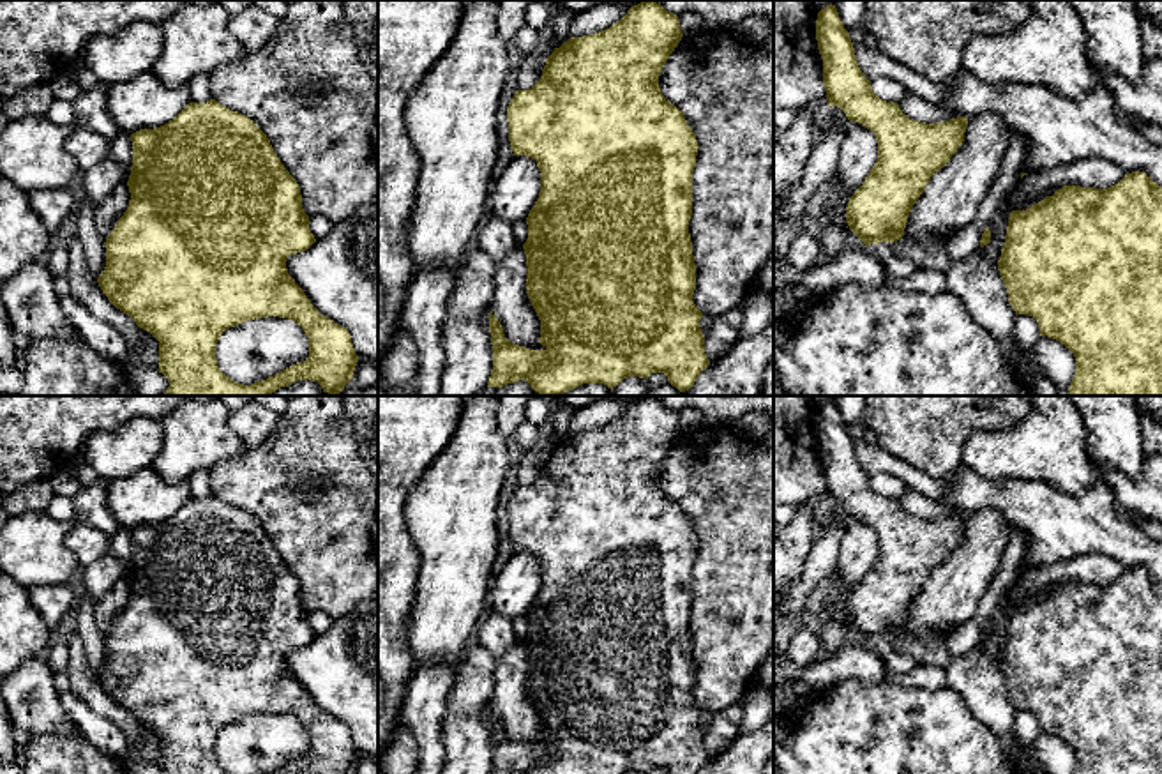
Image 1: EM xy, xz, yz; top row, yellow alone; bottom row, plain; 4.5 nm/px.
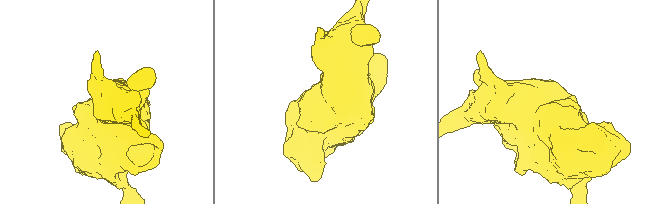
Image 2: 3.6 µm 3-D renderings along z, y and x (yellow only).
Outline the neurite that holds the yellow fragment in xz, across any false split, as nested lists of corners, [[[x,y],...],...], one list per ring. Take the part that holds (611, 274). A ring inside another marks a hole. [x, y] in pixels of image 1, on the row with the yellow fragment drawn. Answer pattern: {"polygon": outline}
{"polygon": [[[643,0],[632,5],[630,11],[609,28],[570,37],[547,57],[540,80],[528,90],[516,90],[507,106],[509,141],[514,156],[526,156],[537,161],[540,171],[540,193],[532,207],[526,224],[528,239],[523,244],[526,254],[526,293],[540,320],[539,343],[542,350],[530,350],[510,343],[502,329],[498,318],[489,313],[489,332],[493,345],[493,369],[487,385],[503,387],[519,380],[526,380],[540,396],[562,396],[583,383],[604,383],[609,389],[616,387],[627,376],[648,378],[652,373],[664,373],[668,382],[680,392],[689,391],[703,369],[710,366],[705,353],[705,334],[699,329],[703,313],[696,307],[692,295],[696,290],[696,263],[692,254],[692,242],[689,233],[689,221],[692,216],[692,171],[698,156],[698,140],[687,124],[683,113],[671,104],[660,92],[660,71],[675,51],[683,34],[678,16],[668,12],[653,0]]]}

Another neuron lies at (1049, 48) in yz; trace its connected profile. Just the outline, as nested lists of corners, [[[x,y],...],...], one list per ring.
[[[1033,0],[1033,12],[1019,28],[971,37],[962,69],[984,83],[1044,83],[1070,99],[1097,83],[1086,27],[1068,0]]]

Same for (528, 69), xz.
[[[524,57],[516,60],[516,87],[517,90],[532,88],[542,76],[542,69],[547,58]]]

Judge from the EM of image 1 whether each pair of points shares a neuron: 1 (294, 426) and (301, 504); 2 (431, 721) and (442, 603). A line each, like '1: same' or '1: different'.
1: same
2: different

